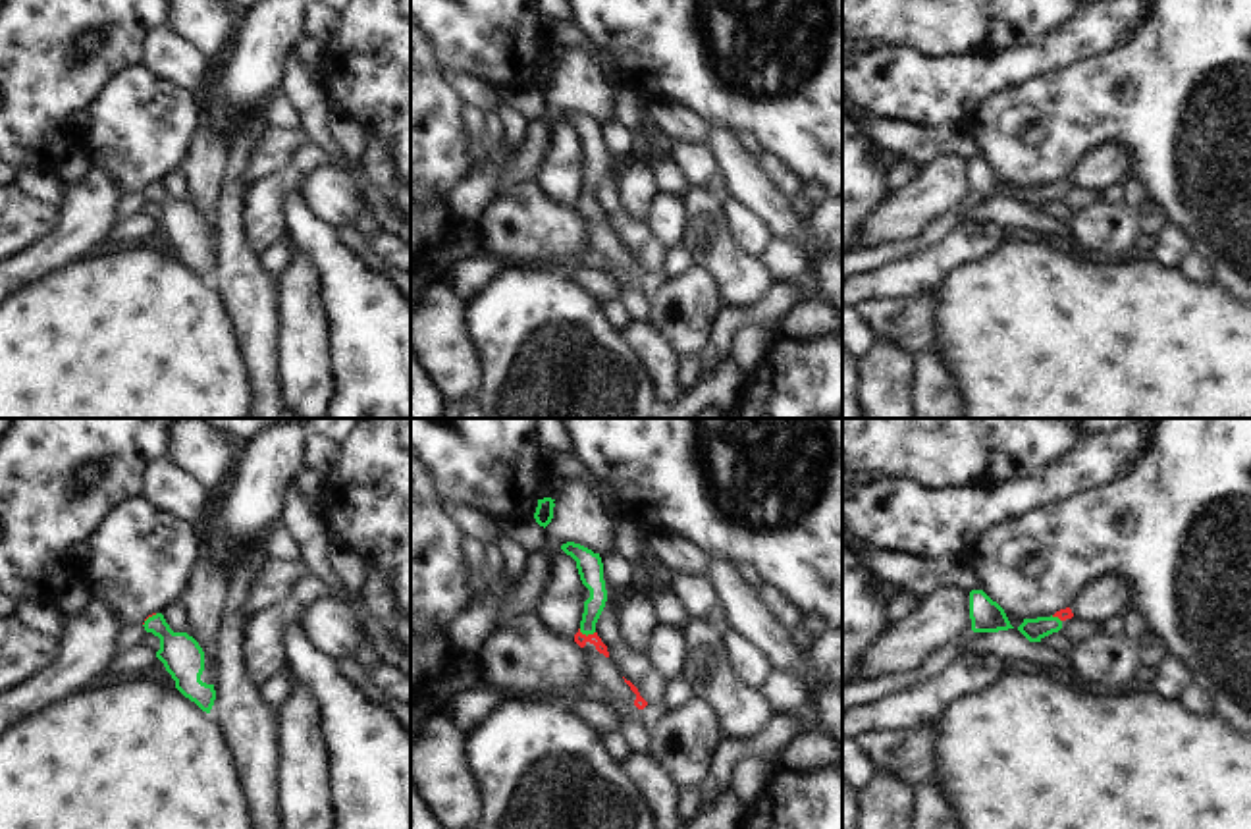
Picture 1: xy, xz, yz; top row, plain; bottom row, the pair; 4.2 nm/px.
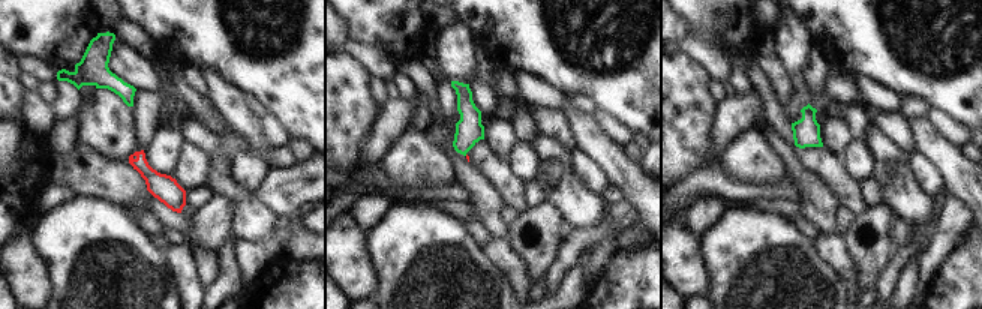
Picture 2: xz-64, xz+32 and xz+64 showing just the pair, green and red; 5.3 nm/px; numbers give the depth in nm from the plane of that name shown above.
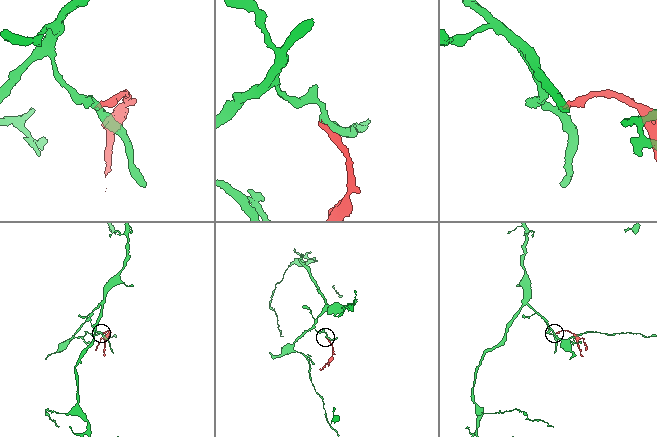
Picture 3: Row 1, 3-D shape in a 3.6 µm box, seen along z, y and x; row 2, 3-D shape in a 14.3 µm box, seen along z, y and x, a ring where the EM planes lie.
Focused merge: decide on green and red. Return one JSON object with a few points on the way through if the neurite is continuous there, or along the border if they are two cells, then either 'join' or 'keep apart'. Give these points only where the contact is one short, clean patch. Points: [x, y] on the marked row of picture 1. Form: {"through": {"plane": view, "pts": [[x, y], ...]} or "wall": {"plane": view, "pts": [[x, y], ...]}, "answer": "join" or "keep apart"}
{"through": {"plane": "xz", "pts": [[592, 575], [594, 606], [586, 635], [581, 639]]}, "answer": "join"}

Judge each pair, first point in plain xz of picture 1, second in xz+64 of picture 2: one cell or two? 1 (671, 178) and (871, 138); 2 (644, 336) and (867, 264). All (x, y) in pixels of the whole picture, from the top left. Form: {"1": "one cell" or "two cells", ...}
{"1": "two cells", "2": "two cells"}

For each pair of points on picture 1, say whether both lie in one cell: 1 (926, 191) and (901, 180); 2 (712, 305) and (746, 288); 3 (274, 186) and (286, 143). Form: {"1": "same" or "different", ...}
{"1": "different", "2": "different", "3": "different"}

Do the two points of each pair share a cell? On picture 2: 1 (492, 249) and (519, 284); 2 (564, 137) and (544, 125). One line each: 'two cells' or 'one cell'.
1: one cell
2: one cell

